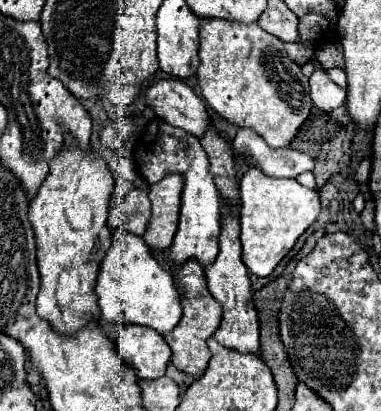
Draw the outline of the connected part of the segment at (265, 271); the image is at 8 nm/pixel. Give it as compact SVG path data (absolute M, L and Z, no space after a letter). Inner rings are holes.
M250 168L240 180L240 200L242 262L256 276L270 276L300 234L316 220L320 212L318 190L304 188L294 178L272 178L258 168Z

